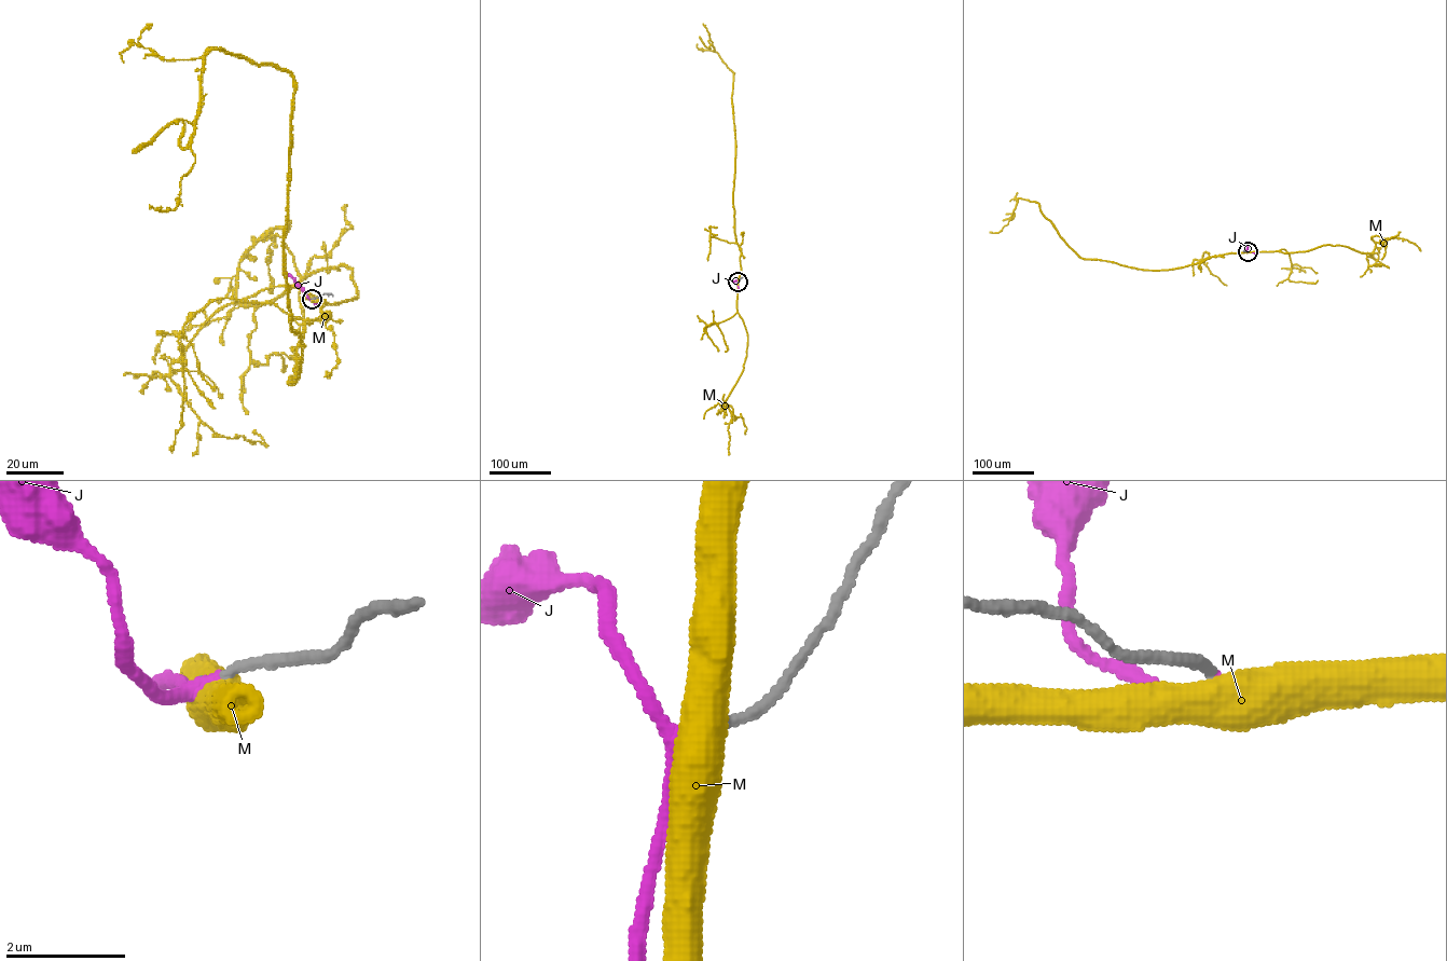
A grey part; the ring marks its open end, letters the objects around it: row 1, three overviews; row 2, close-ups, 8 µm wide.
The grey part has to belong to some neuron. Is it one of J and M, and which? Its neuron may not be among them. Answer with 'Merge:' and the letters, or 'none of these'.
Merge: J

